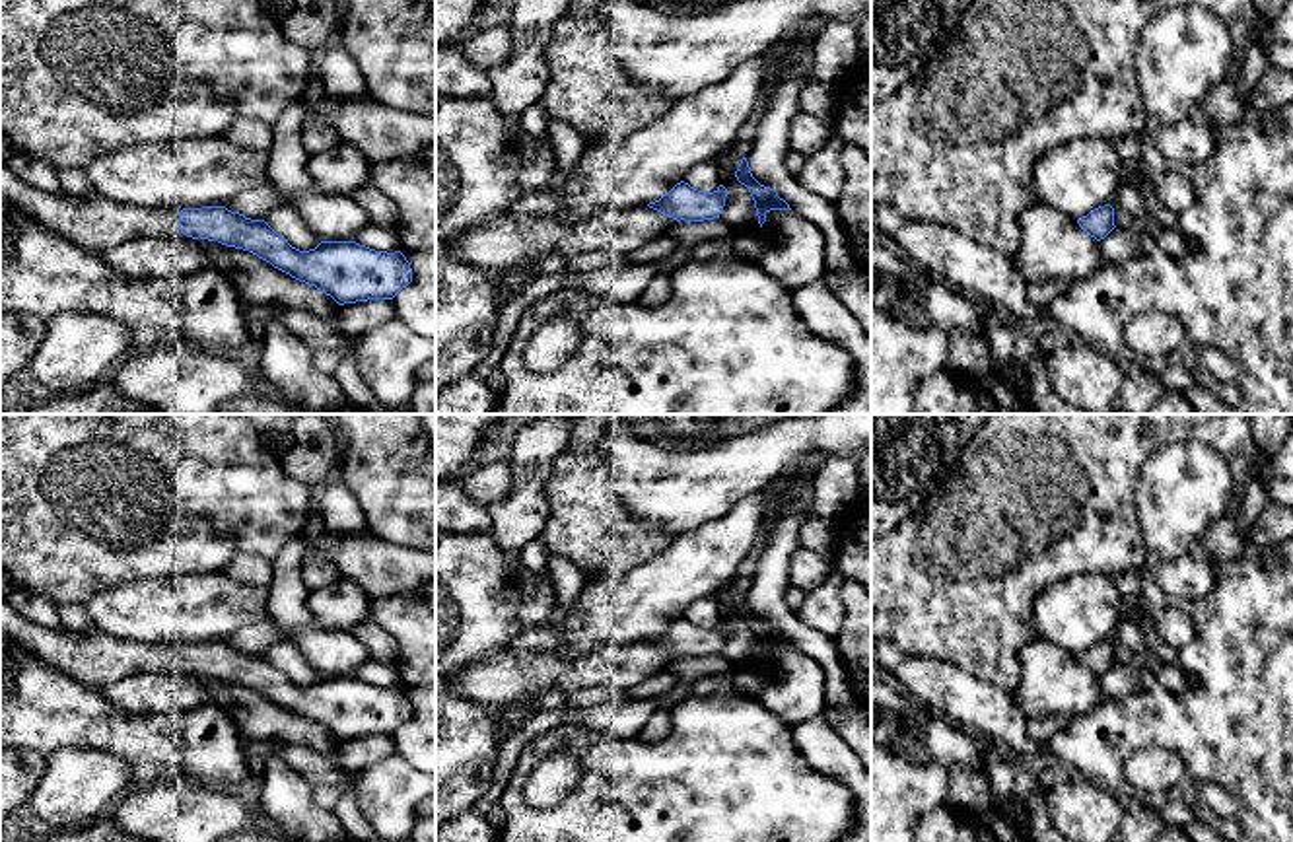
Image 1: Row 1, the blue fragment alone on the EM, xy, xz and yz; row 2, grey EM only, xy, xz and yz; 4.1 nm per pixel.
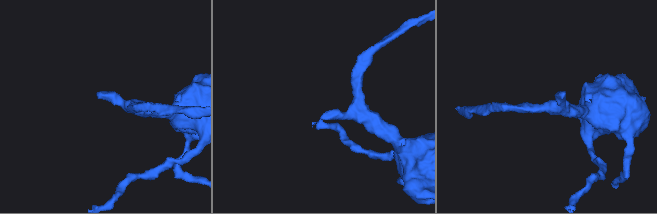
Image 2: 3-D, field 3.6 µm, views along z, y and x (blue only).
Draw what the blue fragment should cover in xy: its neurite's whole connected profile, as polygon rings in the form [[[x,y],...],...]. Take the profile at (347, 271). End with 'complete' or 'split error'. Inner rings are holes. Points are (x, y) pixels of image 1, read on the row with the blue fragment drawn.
[[[0,163],[0,198],[93,253],[136,235],[173,237],[179,231],[192,239],[243,249],[315,286],[338,305],[393,299],[412,282],[410,263],[401,251],[375,251],[356,241],[321,241],[315,249],[299,251],[264,220],[245,218],[226,206],[142,208],[103,196],[76,200],[72,194],[31,187],[8,163]]] | split error

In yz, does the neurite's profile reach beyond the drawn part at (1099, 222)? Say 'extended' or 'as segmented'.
as segmented

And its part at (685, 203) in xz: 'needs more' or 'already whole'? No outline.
already whole

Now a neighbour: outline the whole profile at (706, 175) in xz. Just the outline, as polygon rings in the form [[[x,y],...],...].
[[[710,159],[694,165],[692,169],[686,171],[684,183],[704,193],[717,191],[717,187],[721,185],[721,173],[717,163]]]

